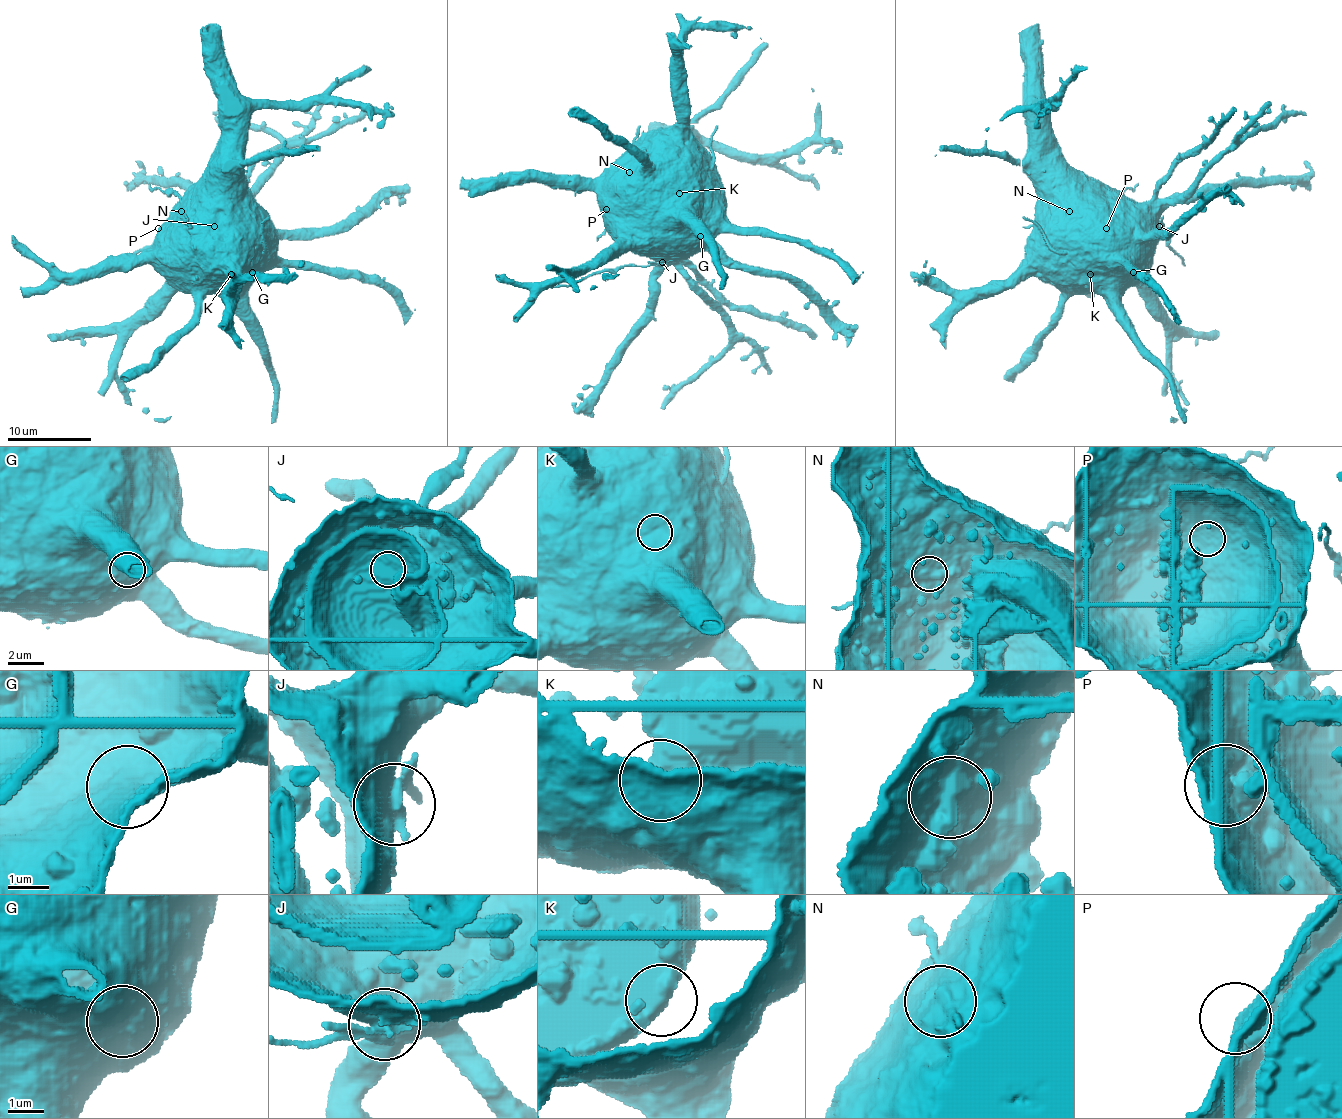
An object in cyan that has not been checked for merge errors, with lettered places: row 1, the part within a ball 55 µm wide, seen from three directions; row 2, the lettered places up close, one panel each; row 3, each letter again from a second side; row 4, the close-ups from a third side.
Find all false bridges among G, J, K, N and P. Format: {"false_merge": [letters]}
{"false_merge": ["J", "N"]}

